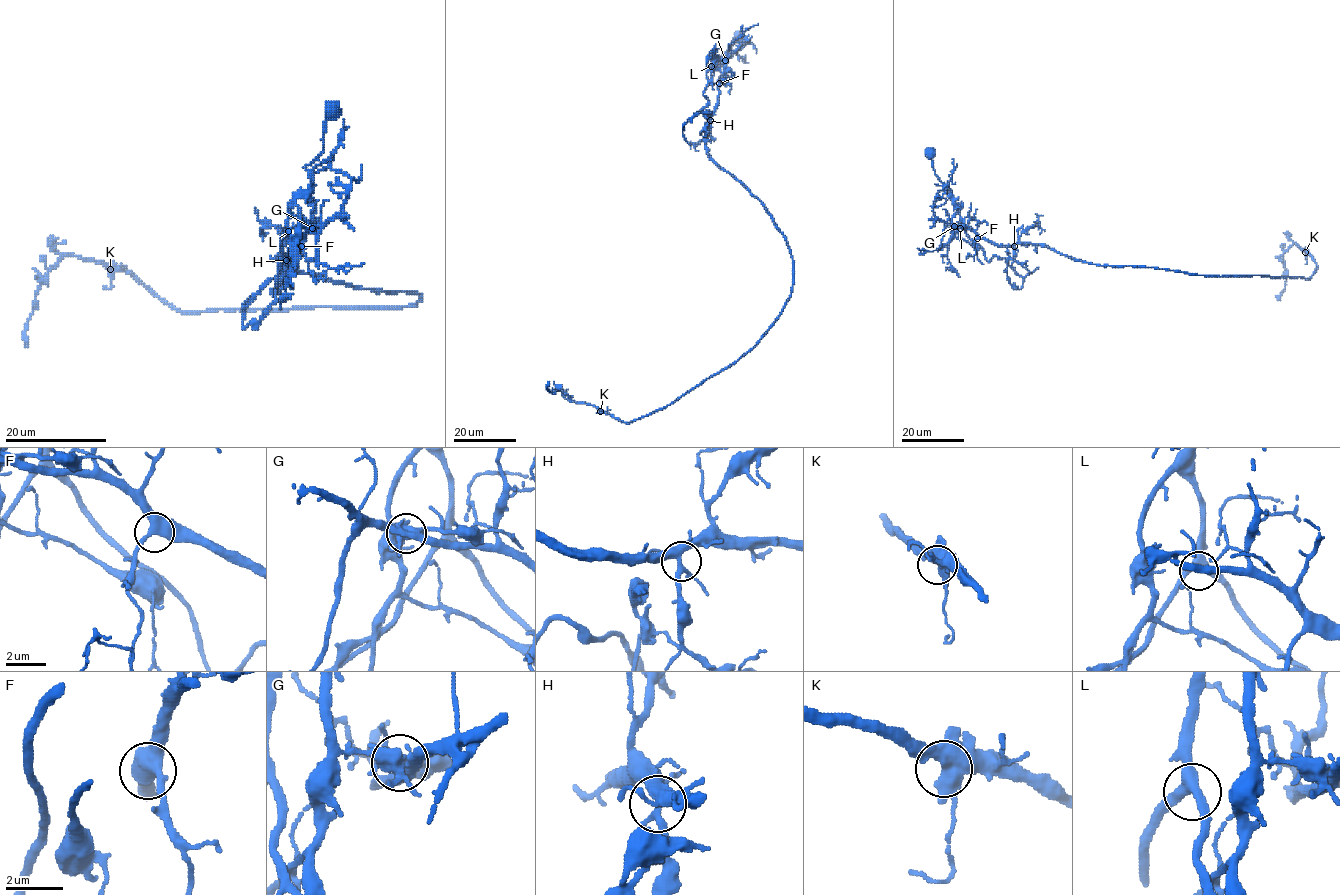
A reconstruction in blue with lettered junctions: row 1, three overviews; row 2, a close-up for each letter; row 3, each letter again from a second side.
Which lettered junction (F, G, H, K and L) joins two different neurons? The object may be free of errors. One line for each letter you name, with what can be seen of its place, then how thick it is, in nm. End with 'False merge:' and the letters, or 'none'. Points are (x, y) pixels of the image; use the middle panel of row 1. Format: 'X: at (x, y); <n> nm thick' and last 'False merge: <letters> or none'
G: at (725, 60); 500 nm thick
False merge: G

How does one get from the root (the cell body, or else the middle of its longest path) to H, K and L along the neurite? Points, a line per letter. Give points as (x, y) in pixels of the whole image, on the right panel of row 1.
H: (929, 153), (935, 175), (951, 191), (951, 199), (959, 208), (951, 224), (973, 230), (996, 244), (1014, 246)
K: (929, 153), (959, 208), (951, 224), (999, 245), (1044, 244), (1100, 265), (1309, 278), (1317, 264), (1305, 252)
L: (929, 153), (935, 175), (951, 191), (951, 199), (959, 208), (960, 228)

